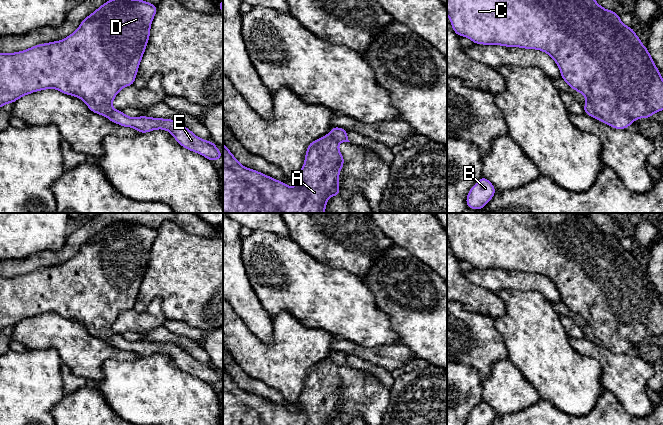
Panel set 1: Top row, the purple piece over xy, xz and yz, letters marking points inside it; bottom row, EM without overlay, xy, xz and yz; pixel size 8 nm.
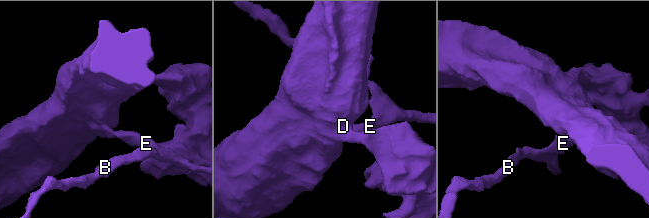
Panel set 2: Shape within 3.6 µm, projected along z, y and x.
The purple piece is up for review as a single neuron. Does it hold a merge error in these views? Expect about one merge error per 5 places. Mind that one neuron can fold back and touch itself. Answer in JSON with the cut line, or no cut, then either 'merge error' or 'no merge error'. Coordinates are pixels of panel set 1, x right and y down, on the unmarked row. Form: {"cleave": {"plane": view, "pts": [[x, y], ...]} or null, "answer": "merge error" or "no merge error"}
{"cleave": null, "answer": "no merge error"}

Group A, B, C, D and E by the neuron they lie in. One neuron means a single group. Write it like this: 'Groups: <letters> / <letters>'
Groups: A B C D E

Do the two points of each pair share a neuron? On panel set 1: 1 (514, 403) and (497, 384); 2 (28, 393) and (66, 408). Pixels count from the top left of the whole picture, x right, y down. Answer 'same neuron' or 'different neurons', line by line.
1: same neuron
2: different neurons

